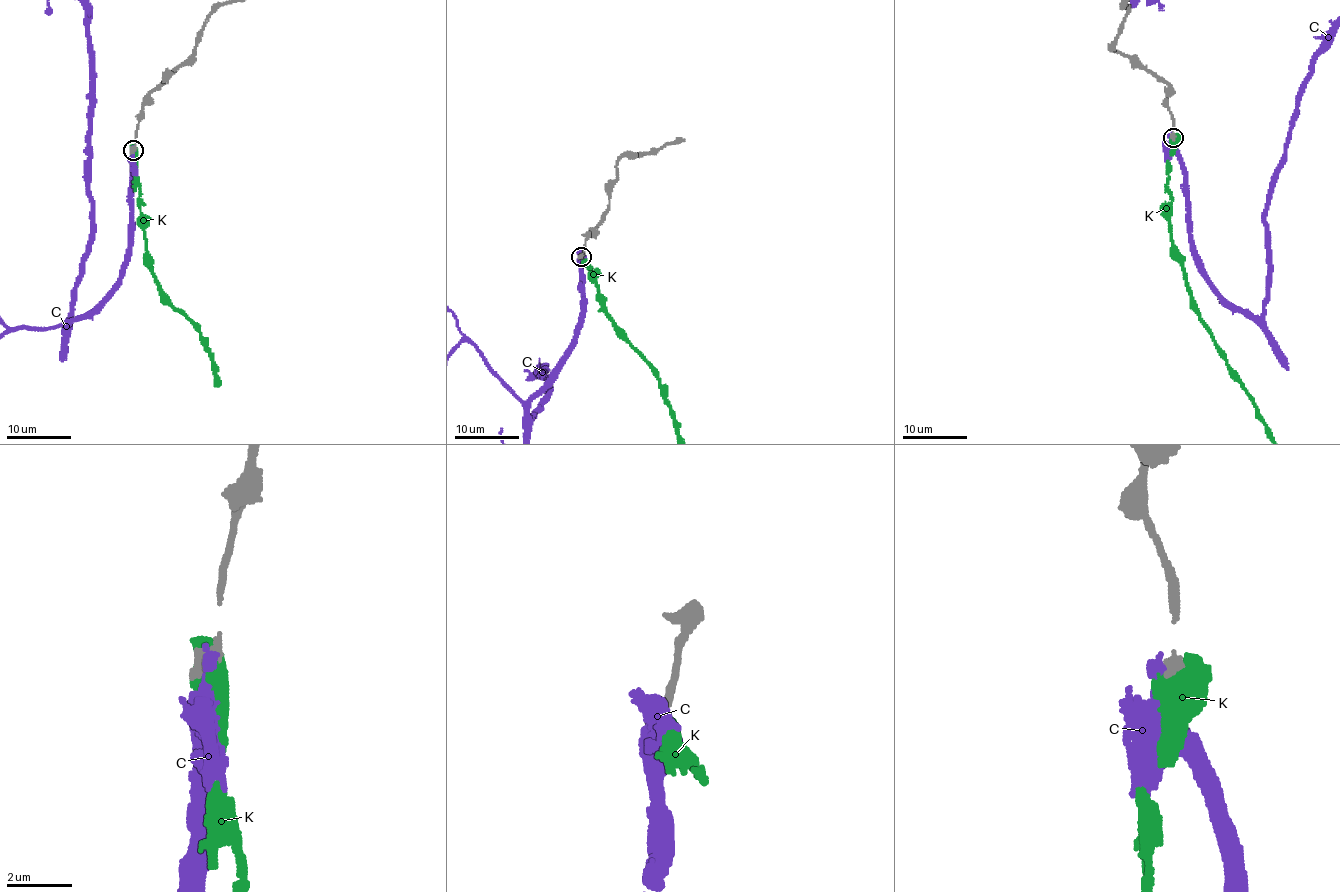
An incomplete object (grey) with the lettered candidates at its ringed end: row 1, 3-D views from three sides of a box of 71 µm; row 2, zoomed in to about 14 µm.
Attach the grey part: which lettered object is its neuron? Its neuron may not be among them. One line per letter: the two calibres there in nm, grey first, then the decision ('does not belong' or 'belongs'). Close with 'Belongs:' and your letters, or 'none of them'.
C: 480/320 nm | does not belong
K: 500/850 nm | belongs
Belongs: K

